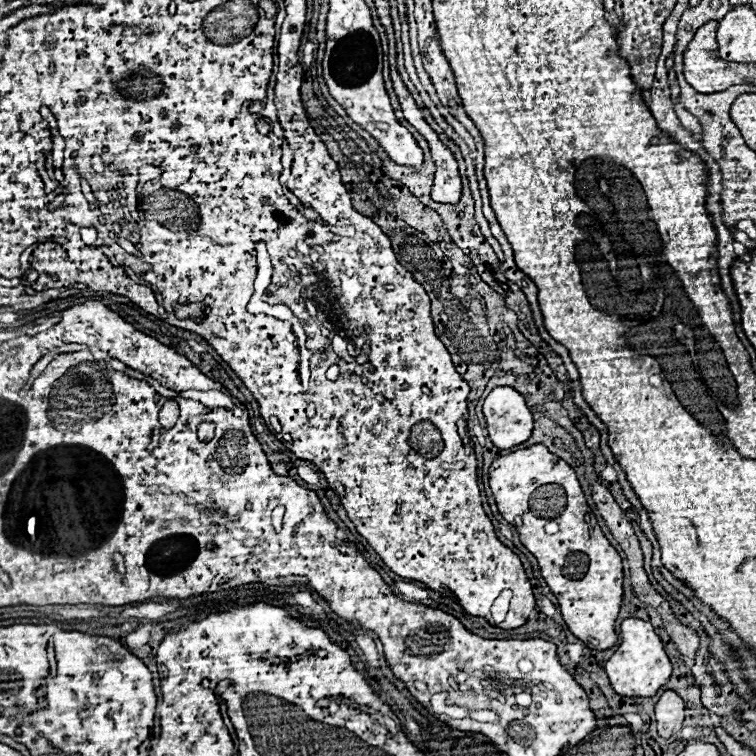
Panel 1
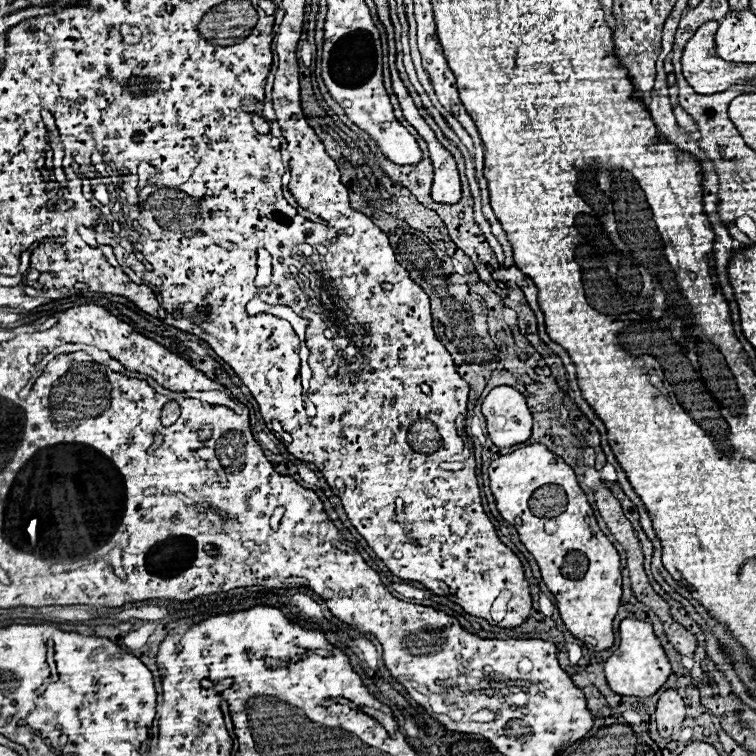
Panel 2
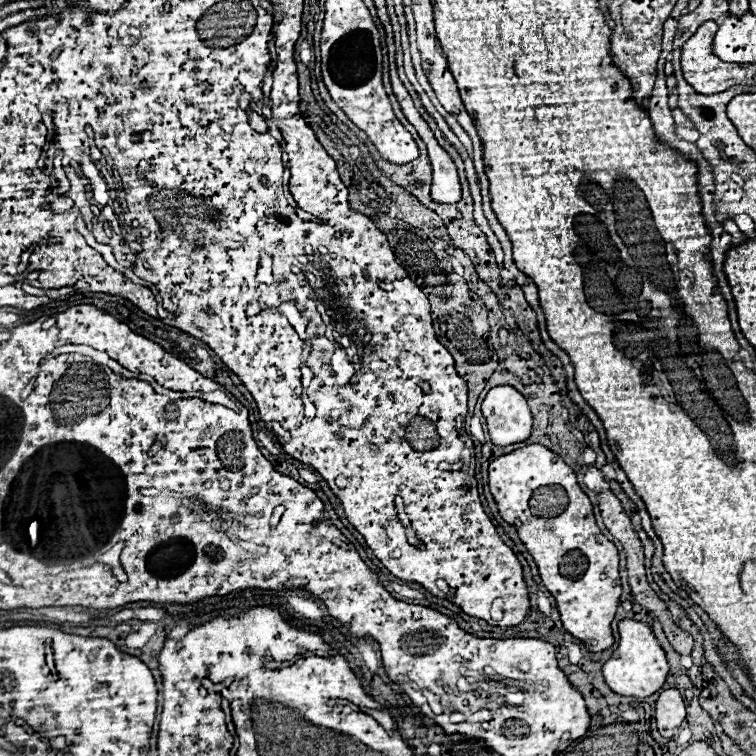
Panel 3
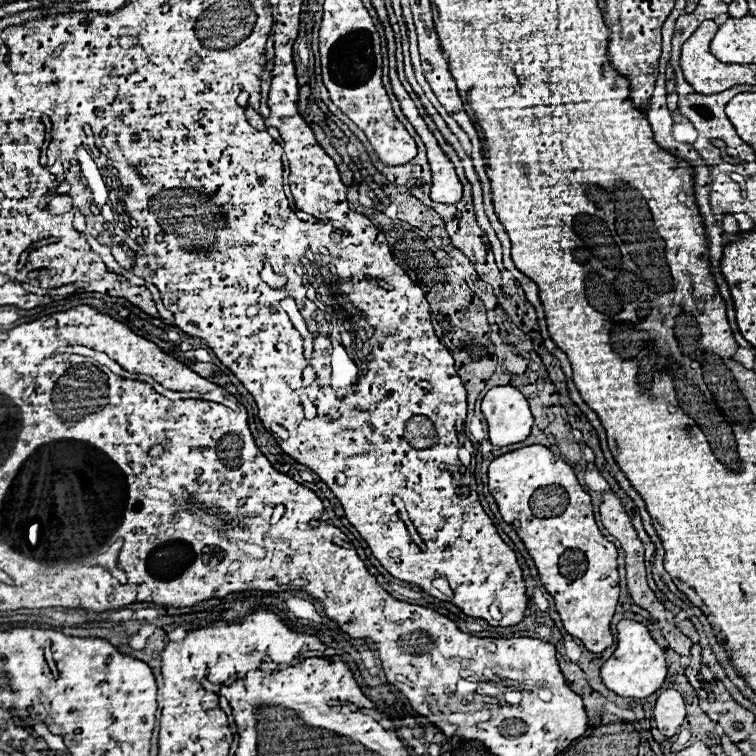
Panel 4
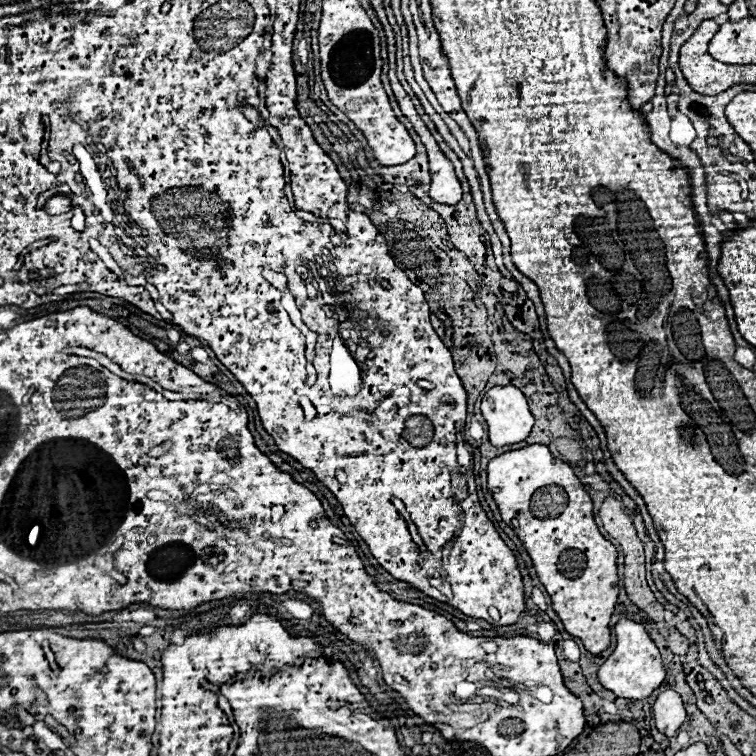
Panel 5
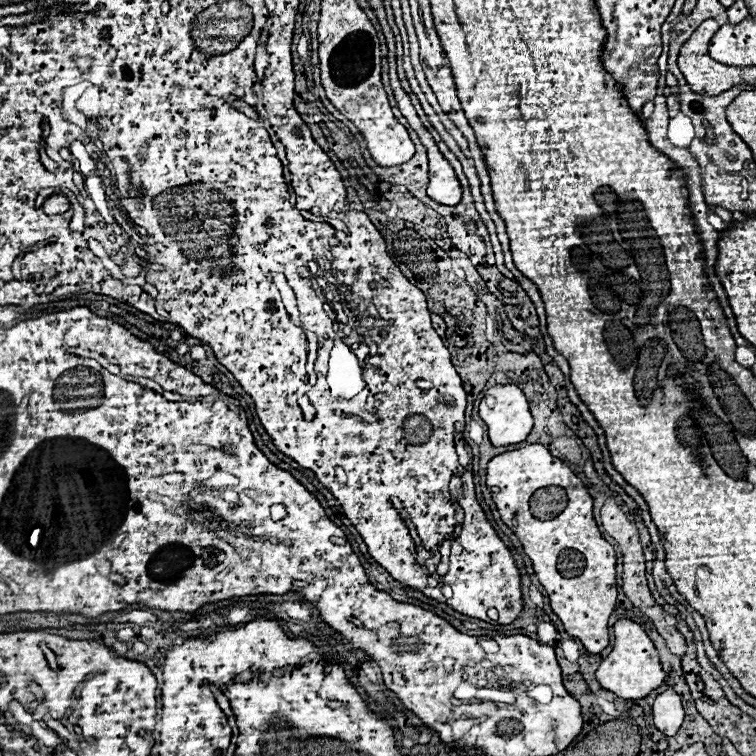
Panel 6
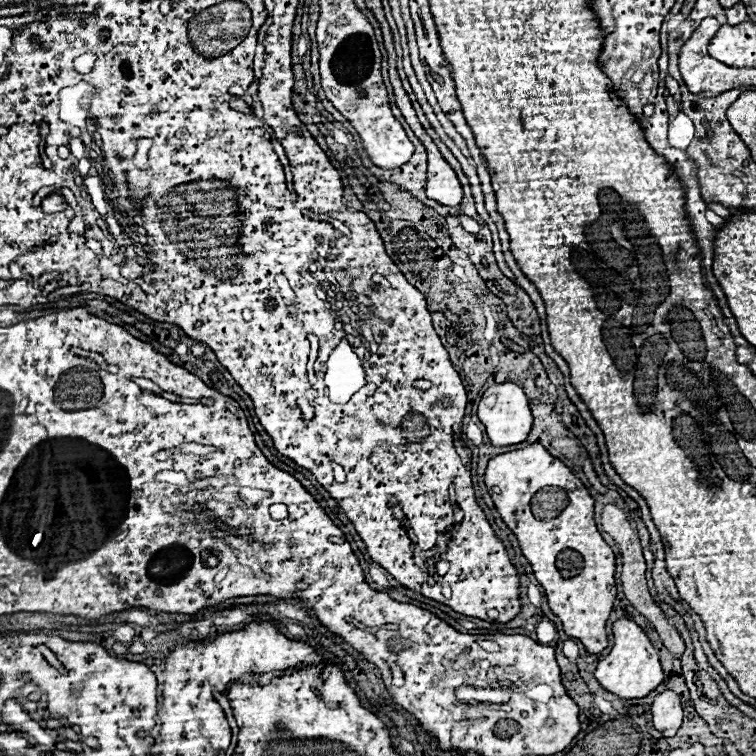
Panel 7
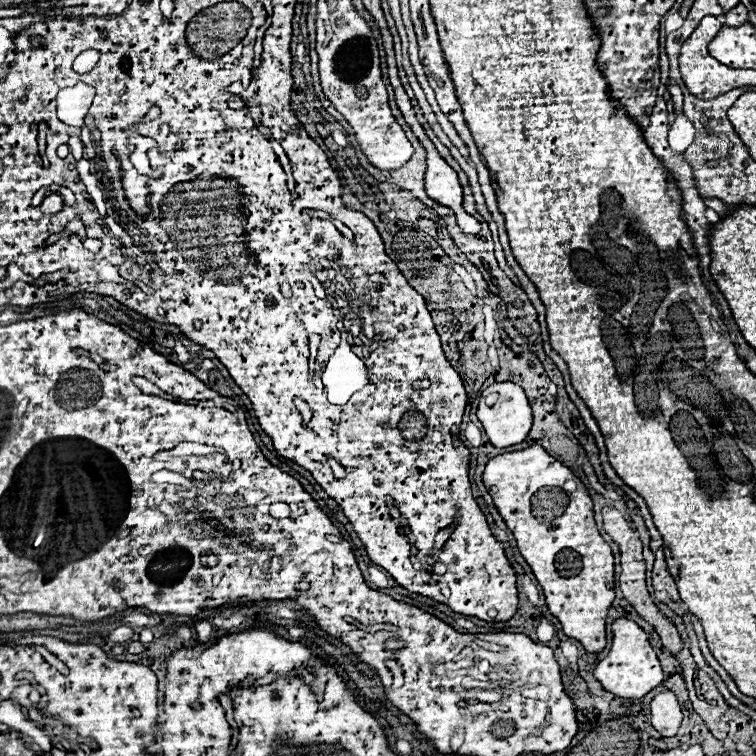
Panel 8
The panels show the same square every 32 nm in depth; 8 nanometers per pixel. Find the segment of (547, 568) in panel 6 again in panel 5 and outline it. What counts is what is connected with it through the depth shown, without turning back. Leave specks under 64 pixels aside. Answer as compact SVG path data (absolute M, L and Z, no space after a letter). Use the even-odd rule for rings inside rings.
M530 444L530 446L526 446L526 448L506 452L506 454L500 454L500 456L496 456L496 458L490 460L490 464L488 464L488 490L492 492L494 502L498 504L498 510L500 510L502 520L504 520L504 522L506 522L506 524L516 532L516 536L522 540L522 544L524 544L528 556L532 558L534 568L536 568L536 574L538 574L538 580L544 584L546 592L550 594L550 598L552 598L552 608L554 608L554 612L560 616L560 620L564 622L566 632L568 632L570 636L574 636L574 638L580 638L582 644L584 644L584 648L586 648L588 652L592 652L592 654L600 654L602 650L606 650L606 648L610 646L610 630L608 630L608 622L610 622L610 616L612 616L612 612L614 612L616 600L618 600L618 590L616 590L616 582L618 582L618 574L616 574L616 548L614 548L614 546L612 546L612 544L610 544L610 542L600 534L600 530L598 530L598 526L596 526L596 522L594 522L594 516L592 516L592 498L588 496L588 492L586 492L586 488L580 484L580 480L574 476L574 470L572 470L566 462L554 458L554 456L550 454L550 450L548 450L544 444ZM528 502L530 502L532 512L534 512L536 516L540 516L540 518L550 518L550 520L538 520L538 518L534 518L532 512L530 512L530 508L528 508ZM570 548L580 550L580 552L586 554L586 568L584 568L582 576L578 576L578 578L564 578L564 576L560 574L560 570L556 568L556 562L558 562L560 554L562 554L564 550L570 550Z

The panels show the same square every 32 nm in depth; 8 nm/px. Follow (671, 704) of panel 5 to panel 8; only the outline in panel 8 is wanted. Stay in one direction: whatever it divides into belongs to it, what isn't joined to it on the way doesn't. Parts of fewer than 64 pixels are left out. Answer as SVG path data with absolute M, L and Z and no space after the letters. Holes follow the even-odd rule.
M664 690L656 694L650 702L650 712L652 712L652 726L666 738L676 736L680 722L682 722L682 710L678 706L678 700L674 692Z

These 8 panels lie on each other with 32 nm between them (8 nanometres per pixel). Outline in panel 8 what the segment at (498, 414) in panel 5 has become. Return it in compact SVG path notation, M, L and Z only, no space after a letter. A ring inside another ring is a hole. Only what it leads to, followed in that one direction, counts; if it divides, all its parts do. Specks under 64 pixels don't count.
M494 382L488 386L478 402L478 420L484 426L484 432L496 448L508 448L526 440L532 428L532 410L524 390L514 382Z

